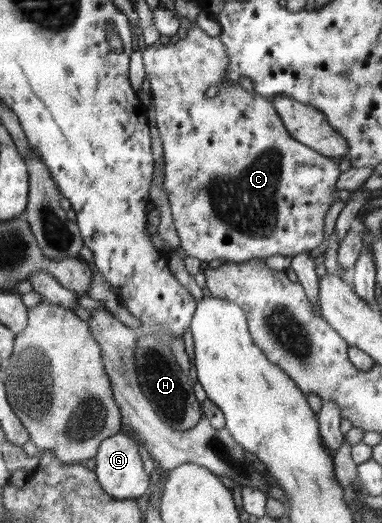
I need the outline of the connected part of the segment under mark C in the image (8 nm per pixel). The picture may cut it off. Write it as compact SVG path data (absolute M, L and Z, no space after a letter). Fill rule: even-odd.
M197 24L188 30L184 39L179 39L175 44L155 42L155 45L147 46L142 53L143 67L145 75L149 77L151 84L151 106L155 111L155 123L161 143L163 143L163 153L165 157L165 182L163 189L167 191L170 208L173 216L173 223L180 237L180 246L189 257L197 257L199 261L209 262L212 259L231 262L247 262L248 260L264 259L272 255L283 255L295 257L303 251L311 251L319 247L325 241L325 215L329 207L337 200L335 187L338 183L340 171L338 160L321 155L313 148L307 147L304 143L299 143L285 129L275 106L268 98L257 94L255 91L244 91L240 85L232 85L227 80L227 65L229 64L229 54L227 48L221 42L219 36L211 37L205 33ZM209 87L218 88L217 96L207 95Z

